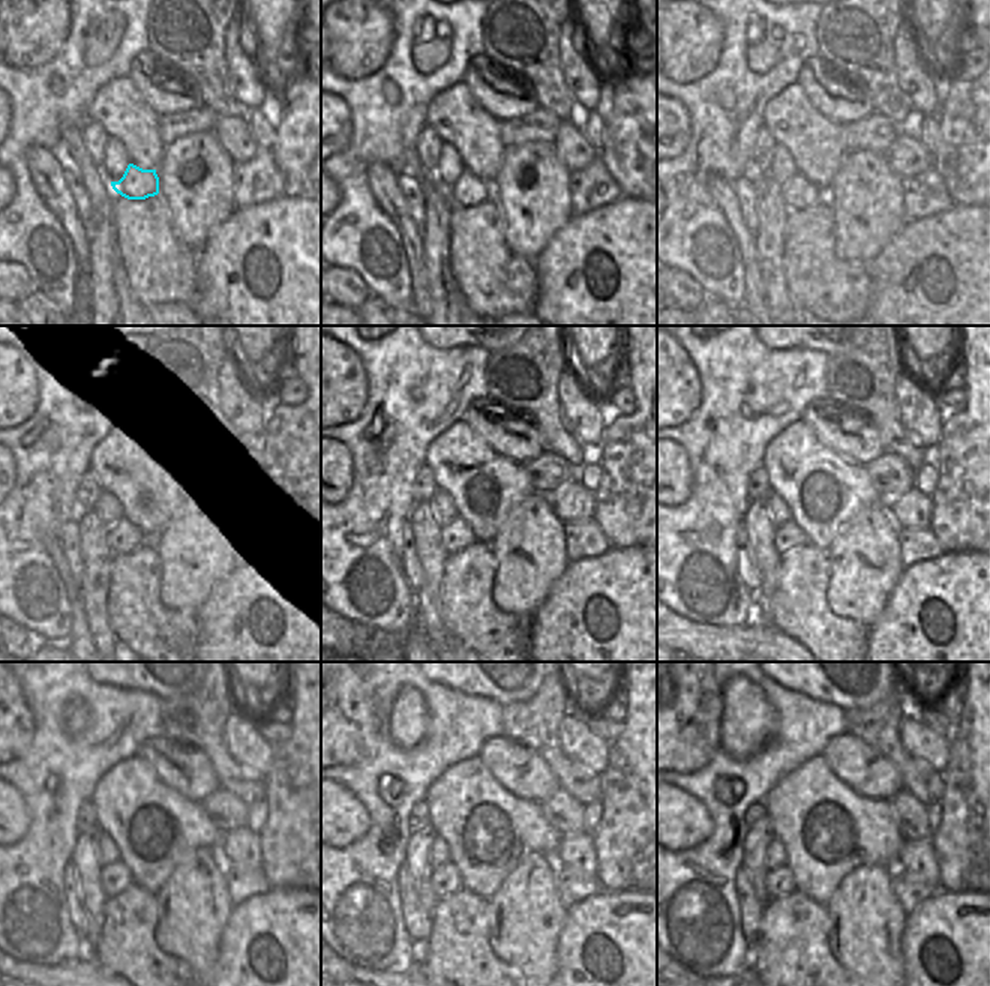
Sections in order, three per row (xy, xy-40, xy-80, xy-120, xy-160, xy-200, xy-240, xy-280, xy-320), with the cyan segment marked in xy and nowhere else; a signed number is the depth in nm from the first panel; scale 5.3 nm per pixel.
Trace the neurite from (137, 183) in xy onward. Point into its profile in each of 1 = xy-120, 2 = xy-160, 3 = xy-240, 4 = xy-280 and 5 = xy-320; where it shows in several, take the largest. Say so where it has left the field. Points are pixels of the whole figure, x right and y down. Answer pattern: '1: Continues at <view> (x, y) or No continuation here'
1: Continues at xy-120 (123, 536)
2: Continues at xy-160 (456, 535)
3: Continues at xy-240 (114, 878)
4: Continues at xy-280 (446, 880)
5: Continues at xy-320 (779, 883)

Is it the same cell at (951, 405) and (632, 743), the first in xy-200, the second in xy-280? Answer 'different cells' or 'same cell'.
different cells

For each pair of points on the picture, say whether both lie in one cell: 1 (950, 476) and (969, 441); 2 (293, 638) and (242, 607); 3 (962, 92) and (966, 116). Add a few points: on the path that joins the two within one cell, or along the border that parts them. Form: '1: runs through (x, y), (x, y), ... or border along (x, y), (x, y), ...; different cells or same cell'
1: runs through (959, 467), (969, 456), (969, 450); same cell
2: runs through (281, 637), (269, 634), (254, 619); same cell
3: runs through (963, 98), (966, 110); same cell

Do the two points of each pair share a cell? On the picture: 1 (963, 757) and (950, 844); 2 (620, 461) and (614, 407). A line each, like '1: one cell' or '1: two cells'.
1: one cell
2: two cells

